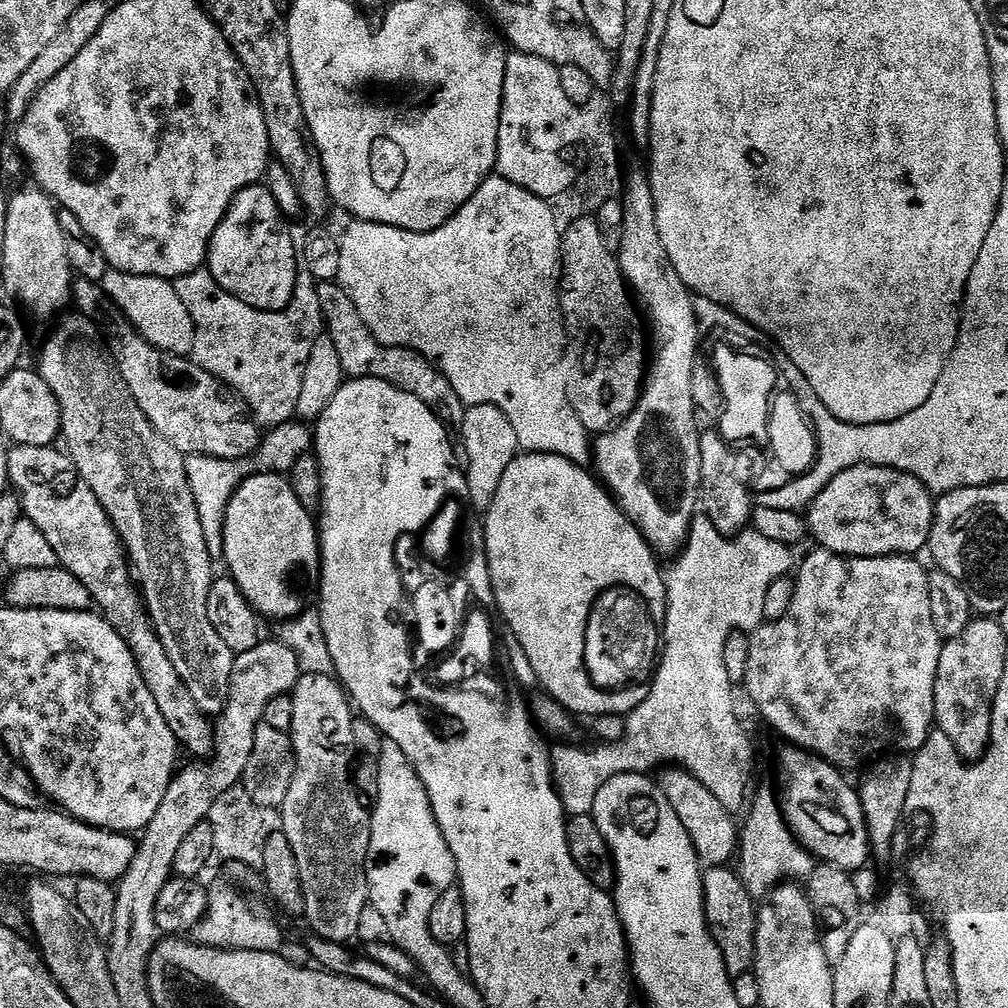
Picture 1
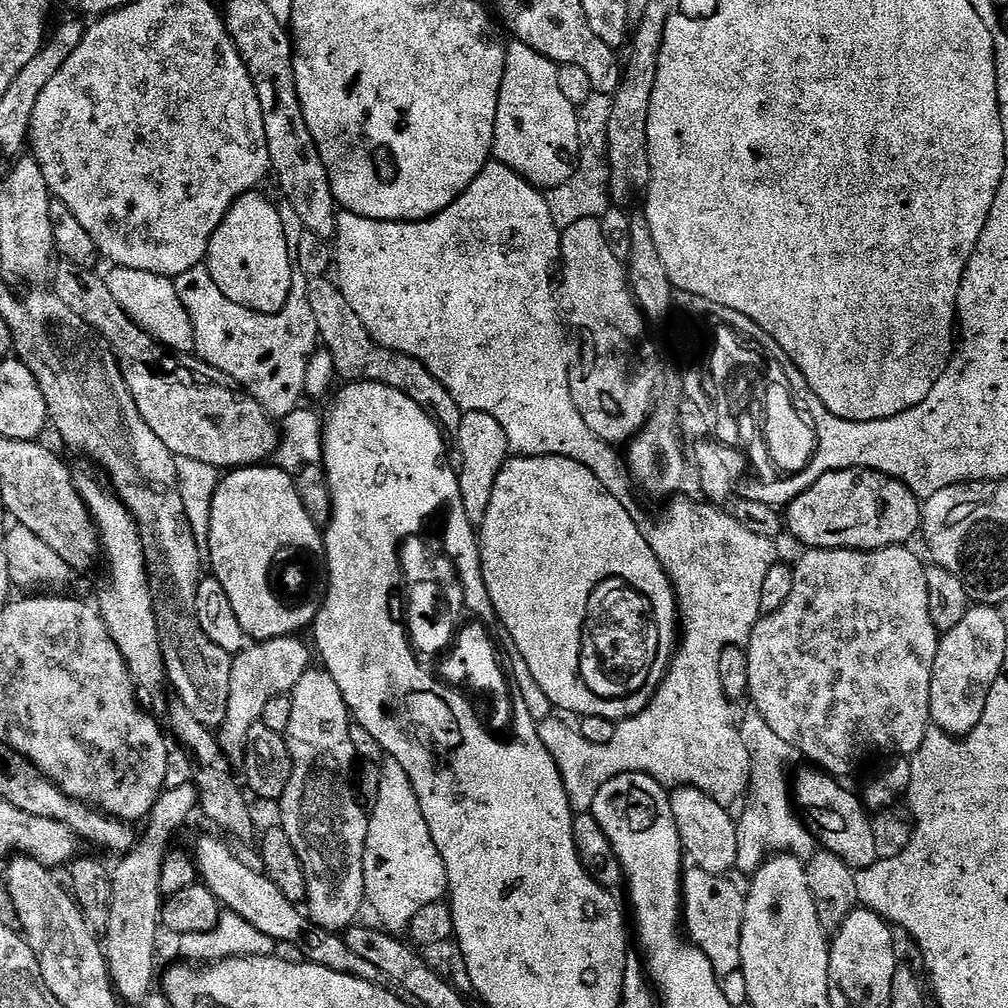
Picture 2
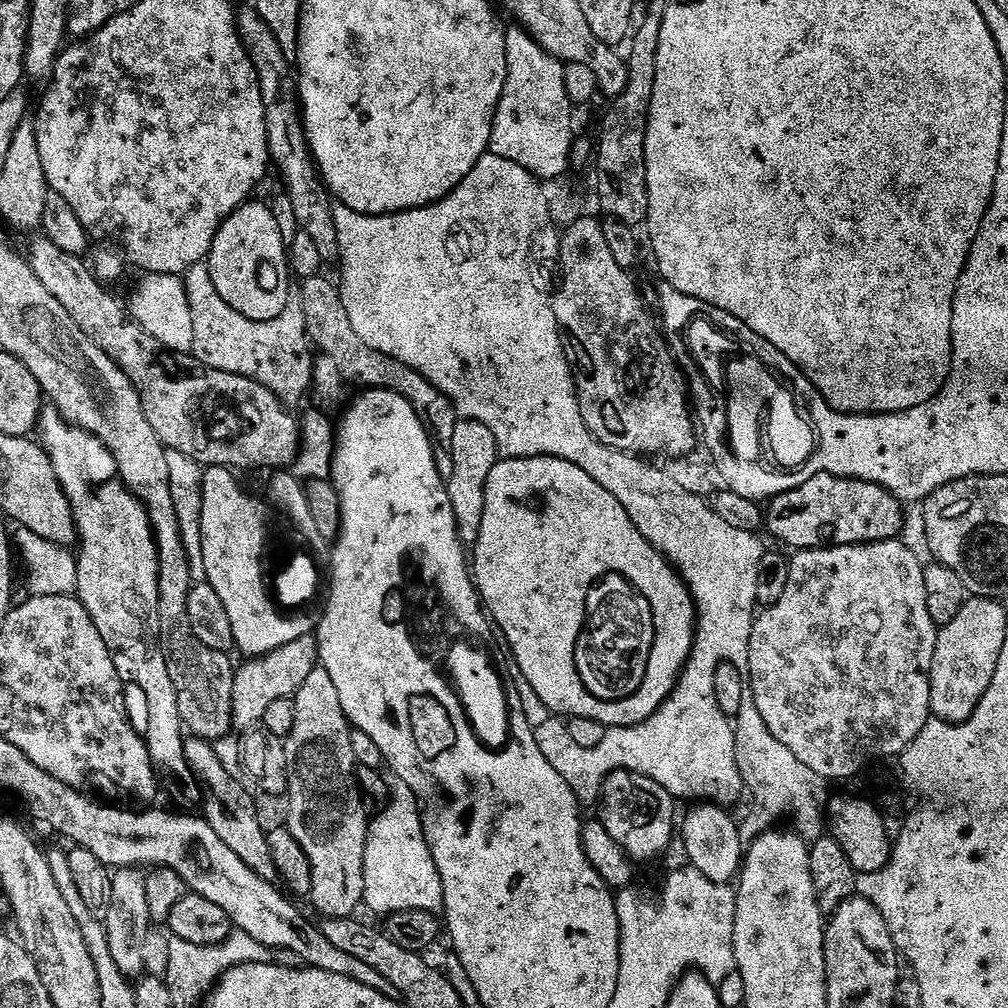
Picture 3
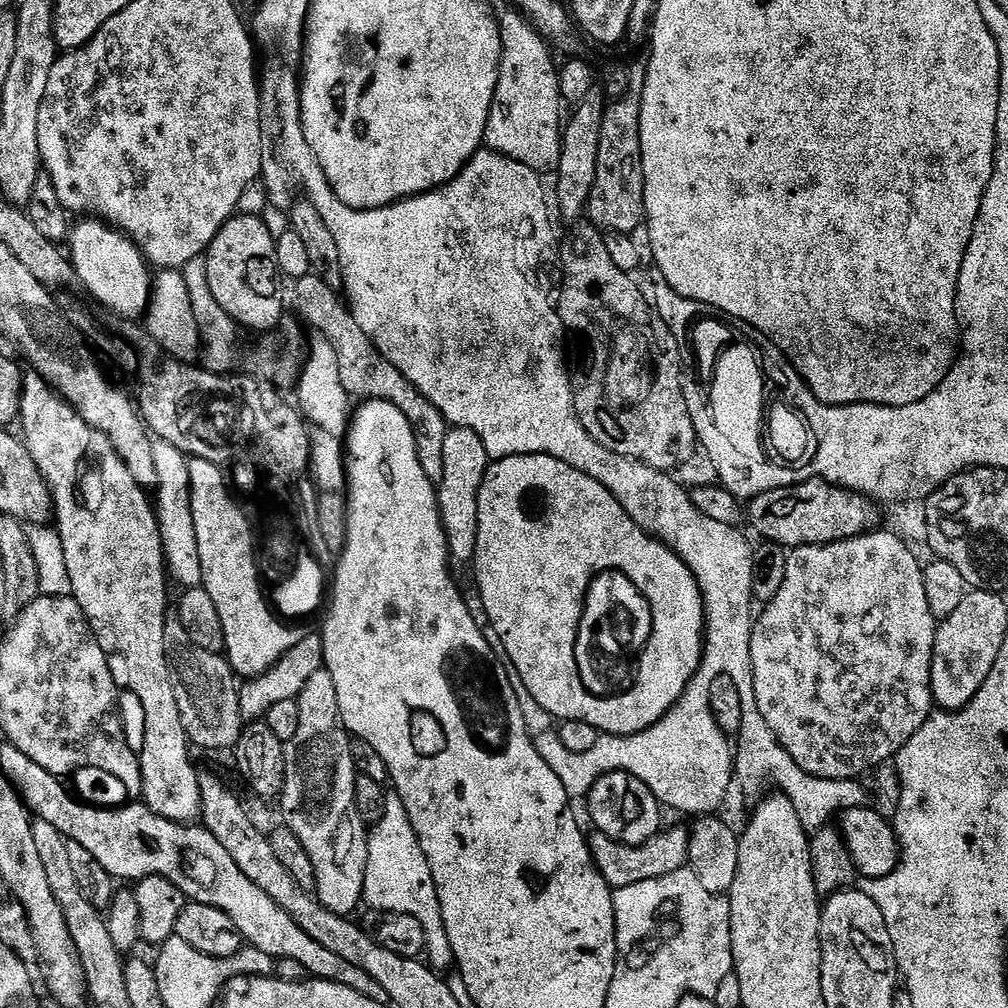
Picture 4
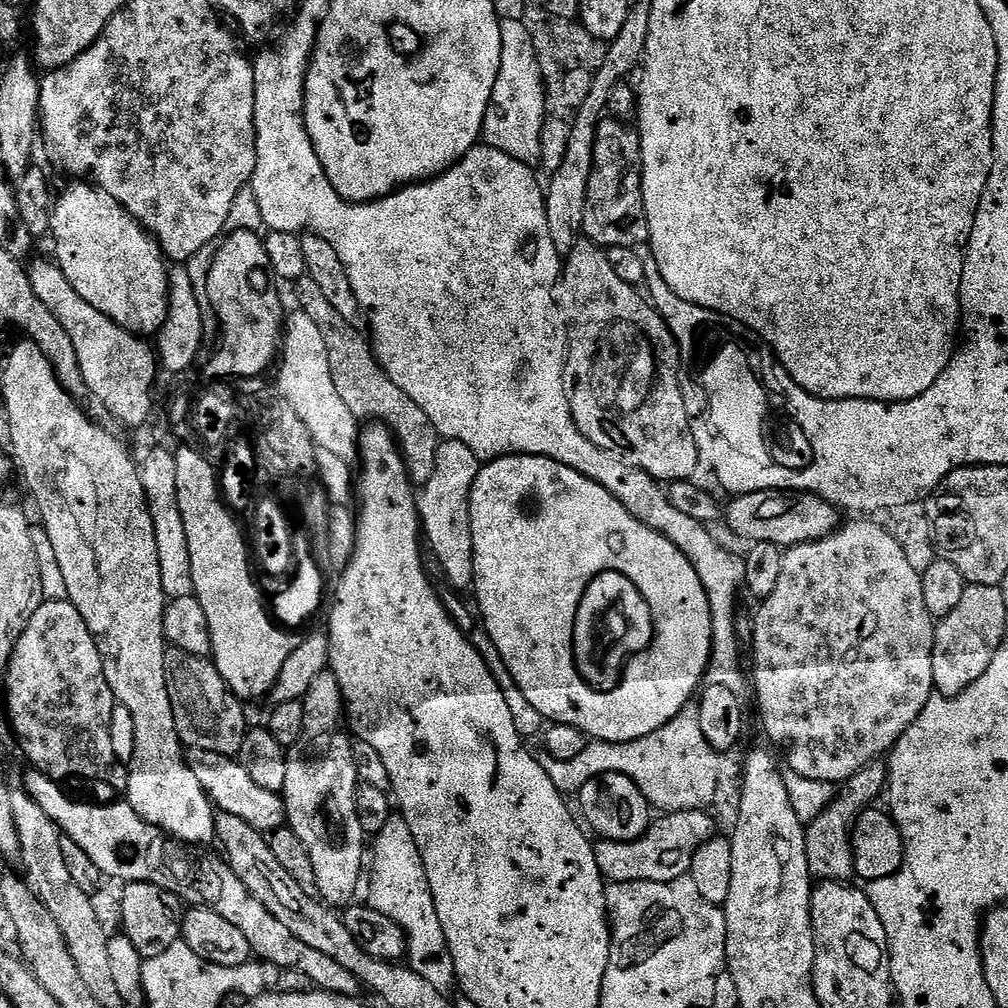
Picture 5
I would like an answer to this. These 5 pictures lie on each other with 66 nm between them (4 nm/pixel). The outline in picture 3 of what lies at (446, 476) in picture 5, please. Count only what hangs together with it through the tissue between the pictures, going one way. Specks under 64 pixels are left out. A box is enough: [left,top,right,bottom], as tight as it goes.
[447,419,498,546]

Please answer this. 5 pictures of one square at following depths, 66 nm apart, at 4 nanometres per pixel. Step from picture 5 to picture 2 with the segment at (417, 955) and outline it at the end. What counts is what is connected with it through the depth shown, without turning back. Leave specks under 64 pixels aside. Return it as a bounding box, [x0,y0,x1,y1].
[364,760,448,930]

